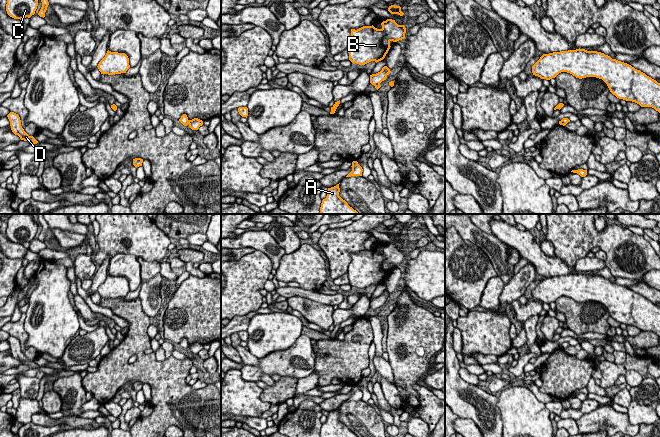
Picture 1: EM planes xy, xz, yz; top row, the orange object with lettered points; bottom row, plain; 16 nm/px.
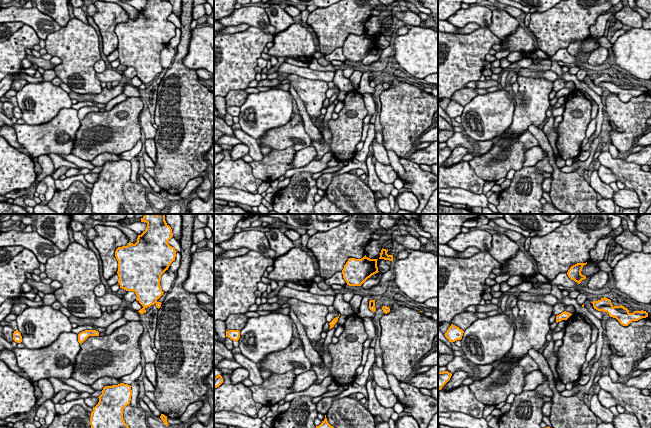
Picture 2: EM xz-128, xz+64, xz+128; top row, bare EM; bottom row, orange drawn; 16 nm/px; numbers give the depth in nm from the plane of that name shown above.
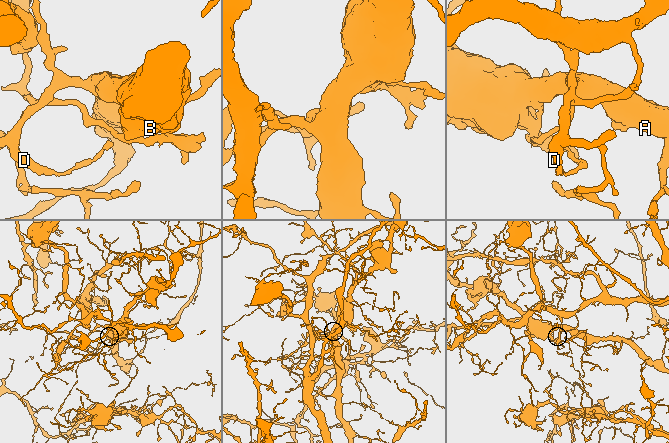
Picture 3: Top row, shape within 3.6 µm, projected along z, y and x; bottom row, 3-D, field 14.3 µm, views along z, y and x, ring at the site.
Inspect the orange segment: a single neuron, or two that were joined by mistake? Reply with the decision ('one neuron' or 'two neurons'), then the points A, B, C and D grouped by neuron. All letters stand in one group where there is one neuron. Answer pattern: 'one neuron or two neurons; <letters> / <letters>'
two neurons; A B D / C

